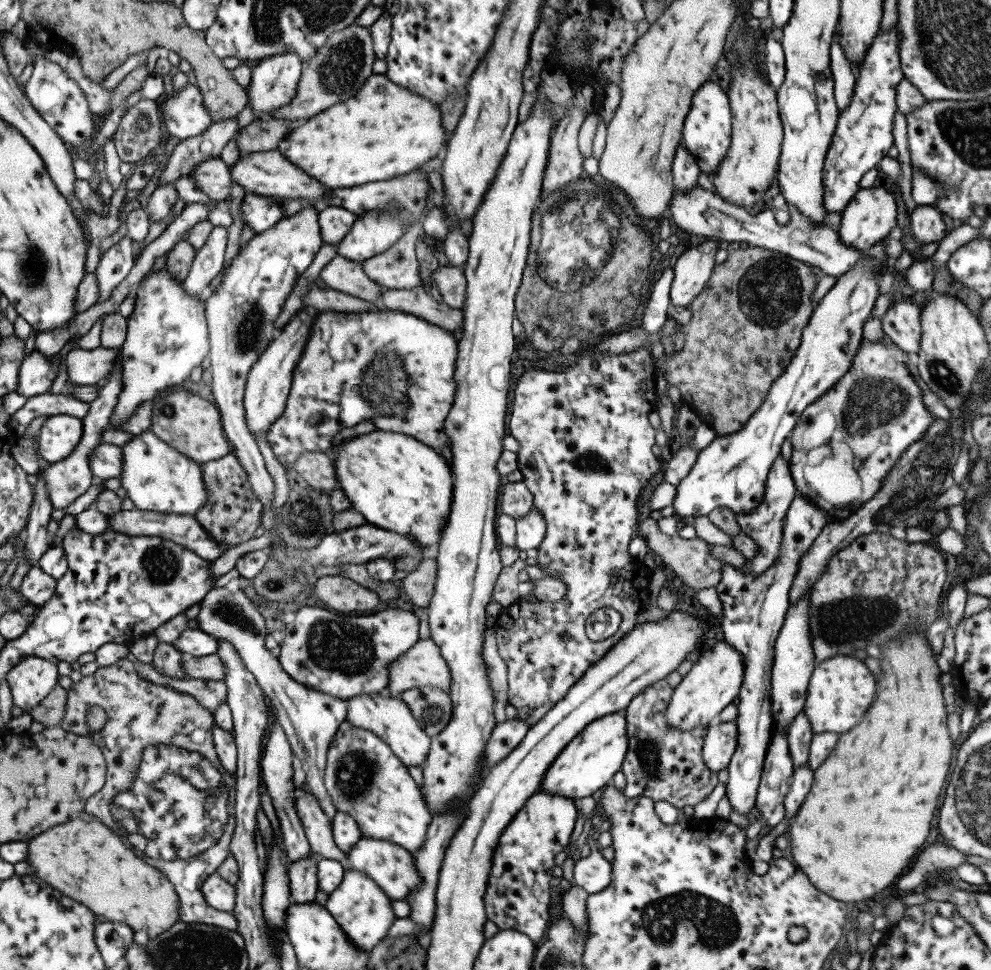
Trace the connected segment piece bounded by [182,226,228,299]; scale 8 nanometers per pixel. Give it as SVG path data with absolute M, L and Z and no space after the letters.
M215 226L208 236L208 241L197 250L190 272L182 281L188 296L208 298L210 281L214 280L224 265L227 243L228 228Z

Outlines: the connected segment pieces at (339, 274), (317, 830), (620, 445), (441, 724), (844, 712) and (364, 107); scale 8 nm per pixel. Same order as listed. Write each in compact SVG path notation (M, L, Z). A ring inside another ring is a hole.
M336 255L320 271L320 278L330 289L371 303L380 303L384 287L370 280L363 271L361 262L352 261L342 255Z
M307 791L300 793L295 797L295 807L311 850L322 855L323 858L338 860L348 871L350 865L347 854L336 846L332 836L330 818L324 814L317 798Z
M640 348L640 350L634 350L630 354L594 354L594 356L588 356L586 354L586 356L579 356L578 360L568 367L568 370L561 372L553 371L553 369L546 370L543 366L531 366L520 376L518 382L515 384L514 404L512 404L512 412L510 412L510 420L508 420L507 434L514 436L516 440L520 441L520 451L516 453L518 455L518 470L522 473L522 482L530 490L530 493L534 495L534 505L537 512L544 518L547 525L546 536L536 550L537 565L541 565L544 572L549 574L547 577L562 580L569 587L569 594L564 597L562 602L546 602L542 600L530 602L526 598L520 598L518 603L503 608L494 625L498 654L500 654L507 665L509 701L516 708L519 720L523 721L529 728L535 726L558 700L562 700L568 694L568 690L572 688L572 684L576 683L576 680L580 680L592 664L596 664L598 660L602 660L606 656L606 652L610 652L636 624L639 622L648 622L646 608L651 604L649 596L653 571L650 571L642 560L630 556L628 545L630 545L634 532L638 530L637 505L640 491L648 485L648 481L661 468L658 463L660 461L652 453L652 447L656 445L656 429L648 420L648 414L657 408L658 403L657 381L659 375L657 372L658 366L653 360L651 353L646 348ZM600 608L614 608L614 610L620 612L622 620L618 631L614 635L605 640L595 642L588 639L584 631L584 624L586 624L588 616L592 612L600 610Z
M434 686L408 689L398 696L410 709L420 728L433 737L441 733L452 716L452 700L449 693Z
M830 656L824 662L815 664L804 706L812 731L816 734L834 732L840 735L854 729L872 706L876 698L876 690L878 690L876 675L866 667L863 660L855 656Z
M373 73L353 98L334 104L330 109L326 108L316 116L296 124L294 130L288 133L285 156L294 166L300 166L300 170L304 170L308 176L332 189L390 180L414 171L428 160L442 157L449 138L442 126L439 106L419 95L410 92L408 88L400 88L386 74Z

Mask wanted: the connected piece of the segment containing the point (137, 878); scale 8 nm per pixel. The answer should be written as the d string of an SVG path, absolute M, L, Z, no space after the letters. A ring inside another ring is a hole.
M84 810L68 822L32 837L28 841L26 861L34 868L34 875L80 901L95 915L122 922L134 932L144 931L149 938L155 938L180 920L179 896L167 876L148 866L124 844L123 840L118 840L116 832Z

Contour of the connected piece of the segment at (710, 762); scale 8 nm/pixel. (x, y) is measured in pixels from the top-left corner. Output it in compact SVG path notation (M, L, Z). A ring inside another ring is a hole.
M710 723L704 737L703 760L712 772L728 768L738 742L737 723Z

